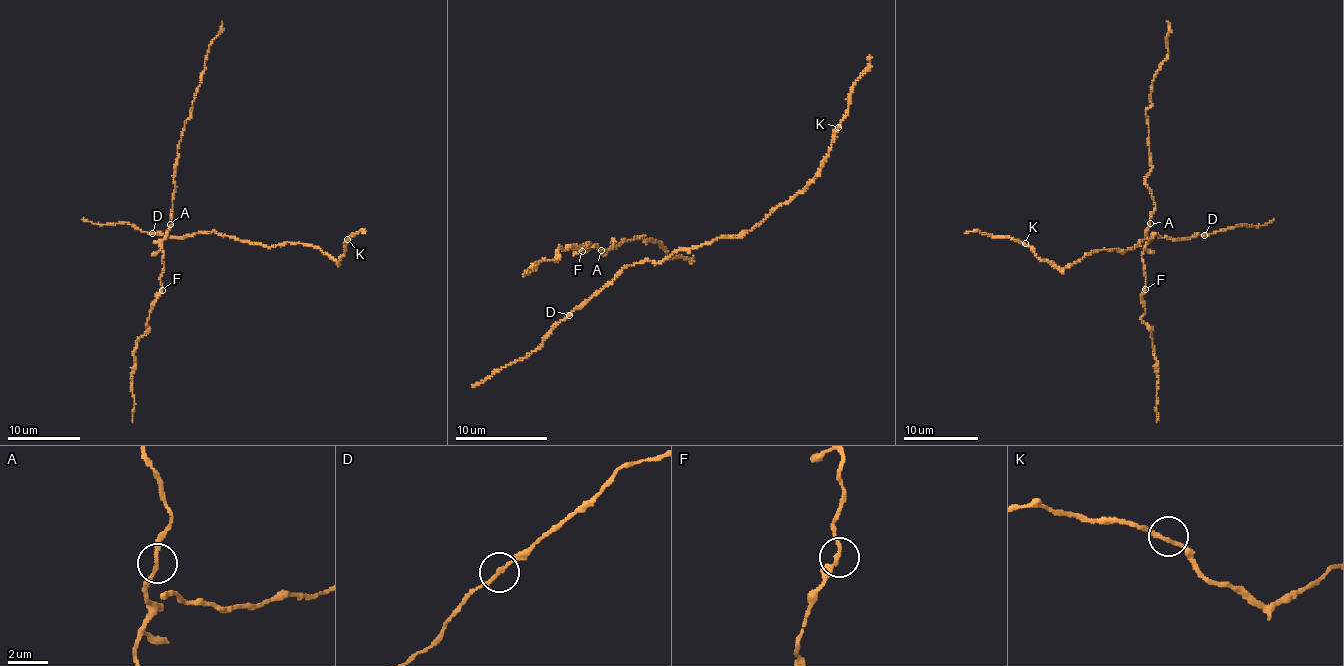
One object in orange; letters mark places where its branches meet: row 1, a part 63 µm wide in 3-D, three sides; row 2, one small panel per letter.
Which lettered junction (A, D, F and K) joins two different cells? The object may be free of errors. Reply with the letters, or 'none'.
none

